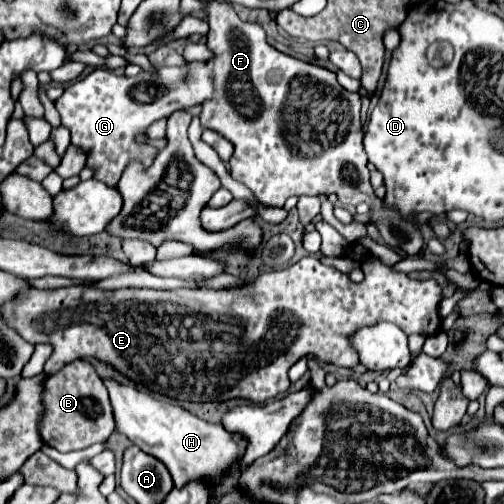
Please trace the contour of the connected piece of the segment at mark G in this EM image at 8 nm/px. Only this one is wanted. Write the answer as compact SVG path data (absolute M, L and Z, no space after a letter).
M188 61L182 67L162 67L162 73L158 75L140 71L136 79L118 77L106 69L94 69L64 91L56 101L56 109L60 111L62 125L72 129L72 145L82 149L88 157L88 165L96 169L94 177L116 187L130 161L138 159L148 165L156 157L156 149L136 143L134 135L144 133L150 123L170 117L174 111L202 105L212 99L212 95L214 87L208 61Z

